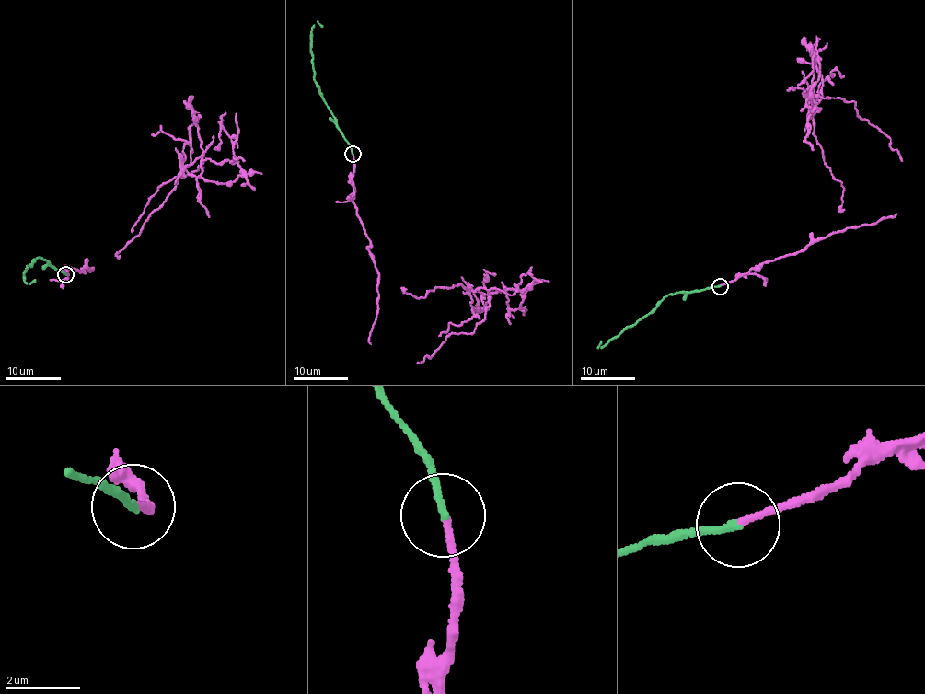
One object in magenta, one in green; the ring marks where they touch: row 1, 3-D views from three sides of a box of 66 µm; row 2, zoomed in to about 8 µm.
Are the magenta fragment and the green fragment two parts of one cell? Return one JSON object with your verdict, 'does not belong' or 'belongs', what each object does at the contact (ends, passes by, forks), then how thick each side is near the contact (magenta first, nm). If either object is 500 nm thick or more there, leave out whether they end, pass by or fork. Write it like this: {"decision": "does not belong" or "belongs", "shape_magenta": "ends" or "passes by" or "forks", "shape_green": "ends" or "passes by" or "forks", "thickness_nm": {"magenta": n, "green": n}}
{"decision": "does not belong", "shape_magenta": "ends", "shape_green": "ends", "thickness_nm": {"magenta": 170, "green": 200}}

